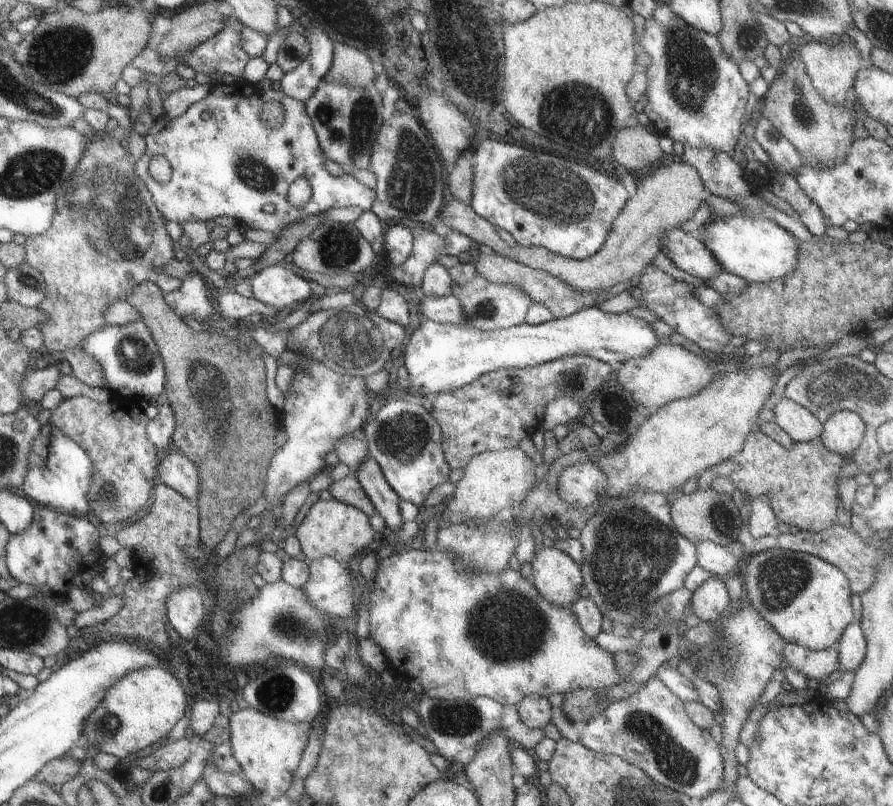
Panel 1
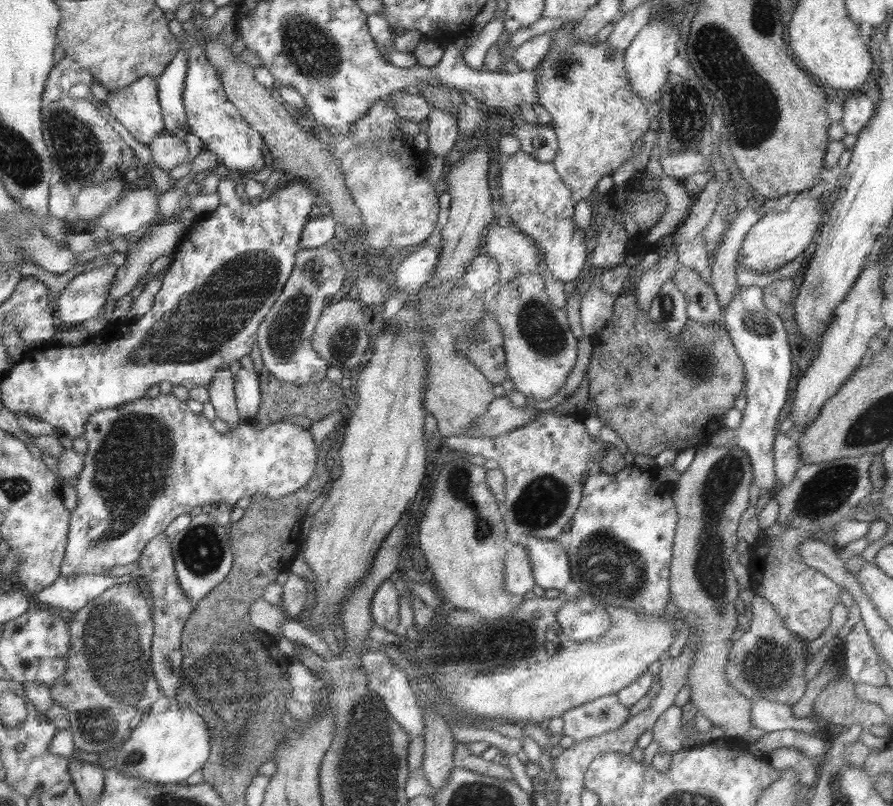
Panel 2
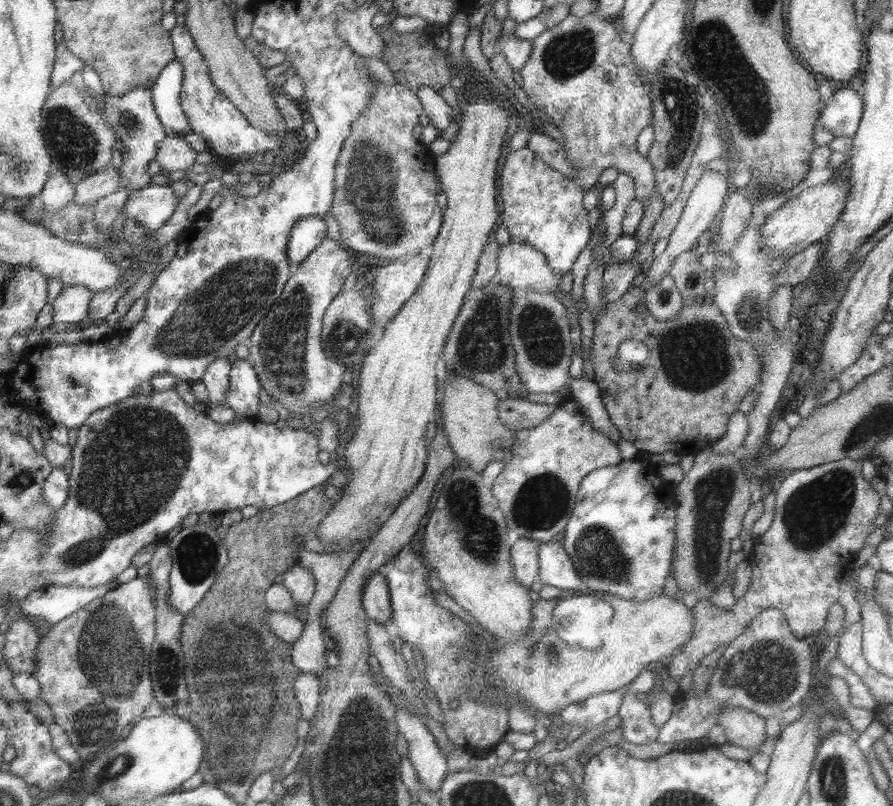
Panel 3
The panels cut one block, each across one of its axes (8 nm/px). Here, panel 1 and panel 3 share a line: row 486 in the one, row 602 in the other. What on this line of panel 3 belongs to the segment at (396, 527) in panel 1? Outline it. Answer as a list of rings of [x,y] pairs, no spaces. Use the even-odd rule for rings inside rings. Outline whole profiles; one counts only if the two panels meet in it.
[[[371,574],[371,578],[367,578],[367,584],[363,586],[361,604],[367,614],[367,620],[373,620],[383,628],[387,626],[391,616],[391,602],[389,602],[389,588],[385,576]]]

